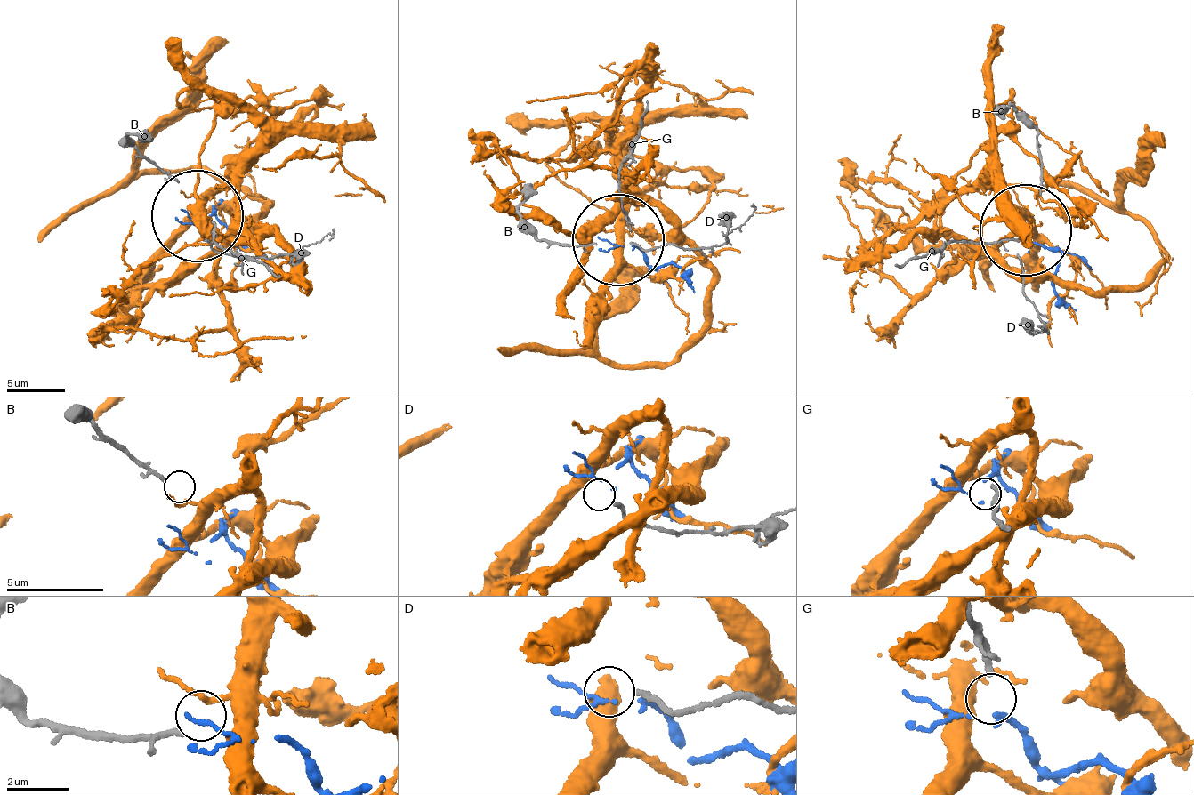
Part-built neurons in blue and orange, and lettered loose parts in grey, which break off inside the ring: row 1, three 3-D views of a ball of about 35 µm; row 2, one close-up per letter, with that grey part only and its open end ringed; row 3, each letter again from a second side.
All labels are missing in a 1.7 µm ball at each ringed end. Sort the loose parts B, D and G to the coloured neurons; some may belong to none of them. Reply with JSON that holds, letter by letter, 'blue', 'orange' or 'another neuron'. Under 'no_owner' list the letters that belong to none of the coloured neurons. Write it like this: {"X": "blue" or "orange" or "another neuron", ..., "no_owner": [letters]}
{"B": "orange", "D": "another neuron", "G": "blue", "no_owner": ["D"]}

